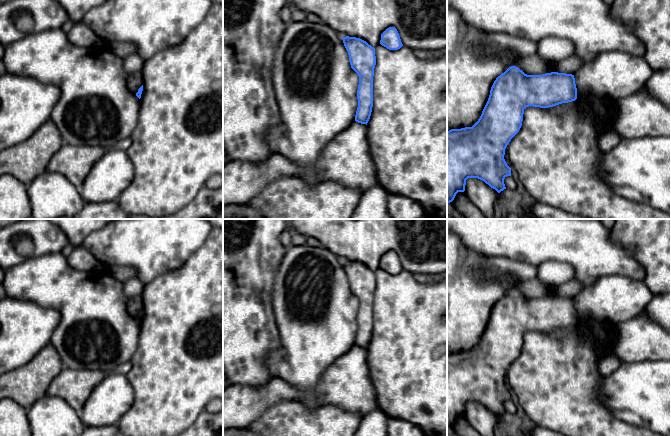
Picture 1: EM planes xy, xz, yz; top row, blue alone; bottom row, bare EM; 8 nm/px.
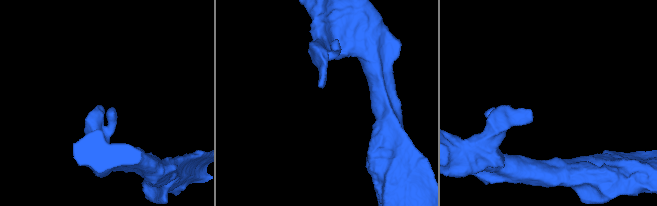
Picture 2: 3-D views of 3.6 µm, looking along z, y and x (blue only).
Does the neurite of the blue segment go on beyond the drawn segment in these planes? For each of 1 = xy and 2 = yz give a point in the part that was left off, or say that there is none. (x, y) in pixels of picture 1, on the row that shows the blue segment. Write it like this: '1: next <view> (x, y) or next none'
1: next none
2: next none

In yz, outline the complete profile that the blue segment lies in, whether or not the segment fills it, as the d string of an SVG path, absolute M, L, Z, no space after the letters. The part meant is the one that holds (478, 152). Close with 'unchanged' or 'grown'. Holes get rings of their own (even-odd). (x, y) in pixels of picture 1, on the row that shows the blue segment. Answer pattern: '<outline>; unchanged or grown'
M516 66L509 67L494 81L478 121L472 127L447 132L447 204L458 192L465 191L468 178L478 178L498 193L506 189L504 179L511 176L511 168L504 159L505 149L522 126L524 109L529 106L549 108L576 99L577 88L572 74L527 75Z; unchanged

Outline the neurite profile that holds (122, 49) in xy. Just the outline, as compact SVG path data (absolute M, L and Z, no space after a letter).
M117 42L108 45L108 47L122 59L130 54L137 53L136 46L129 42Z

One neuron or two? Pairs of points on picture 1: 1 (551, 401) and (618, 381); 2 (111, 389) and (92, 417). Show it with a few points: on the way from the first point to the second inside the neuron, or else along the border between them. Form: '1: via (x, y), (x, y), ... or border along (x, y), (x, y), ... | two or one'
1: border along (602, 376), (599, 397), (608, 408) | two
2: via (111, 396), (99, 410) | one

